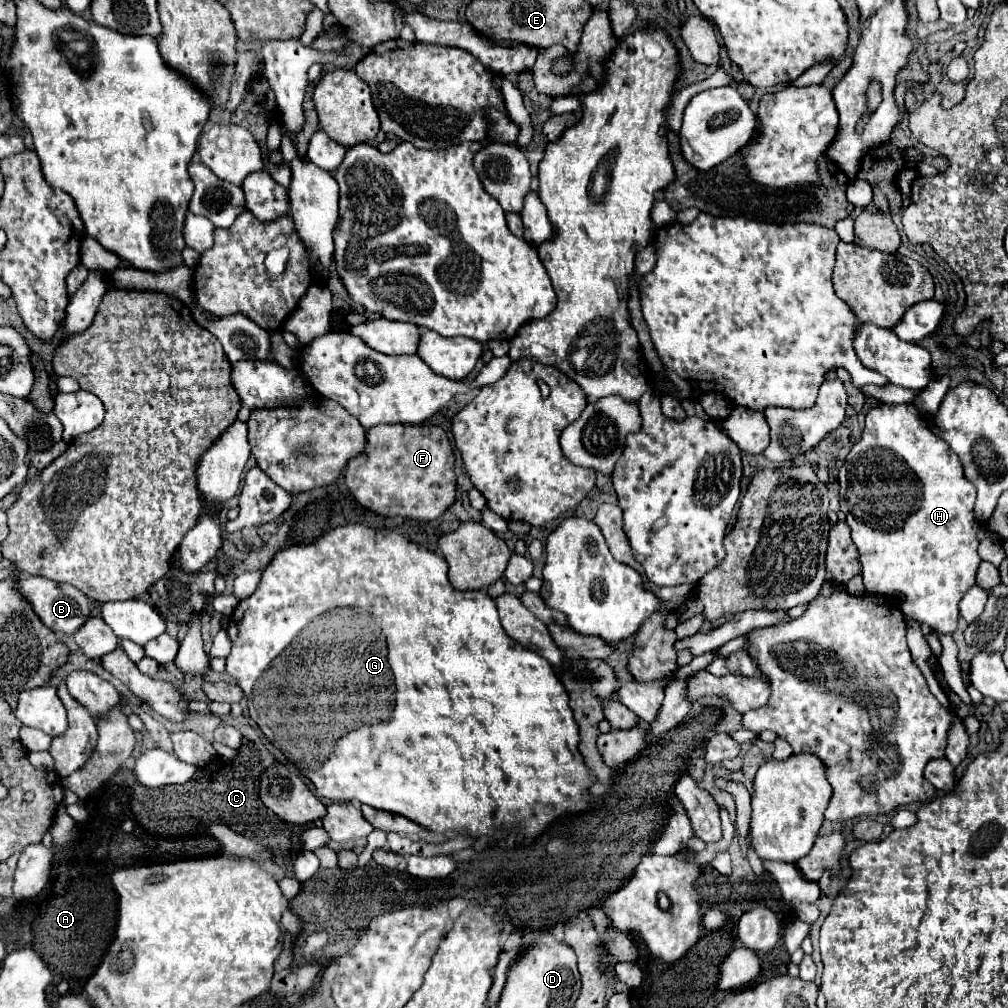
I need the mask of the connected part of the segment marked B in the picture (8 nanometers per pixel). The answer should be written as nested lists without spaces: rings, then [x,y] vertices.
[[[24,576],[16,582],[16,592],[32,606],[34,614],[52,630],[52,632],[64,632],[64,634],[74,634],[80,624],[90,616],[90,604],[80,590],[68,586],[68,584],[56,584],[48,578],[42,576]]]

